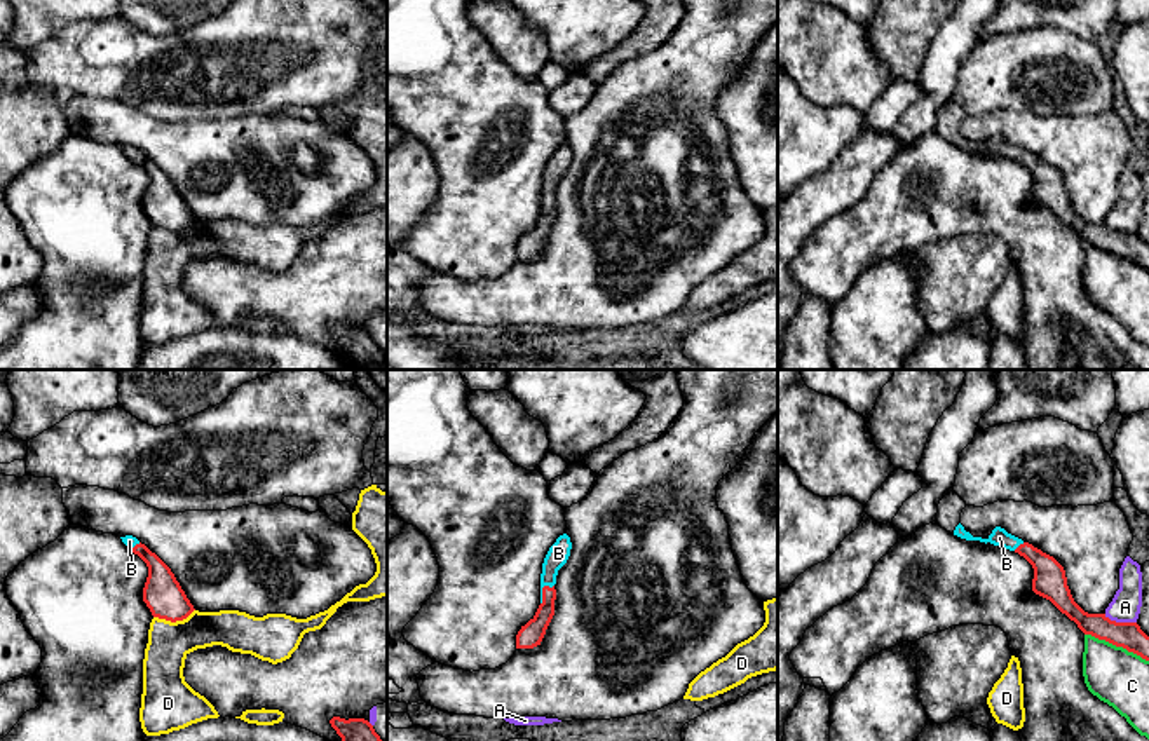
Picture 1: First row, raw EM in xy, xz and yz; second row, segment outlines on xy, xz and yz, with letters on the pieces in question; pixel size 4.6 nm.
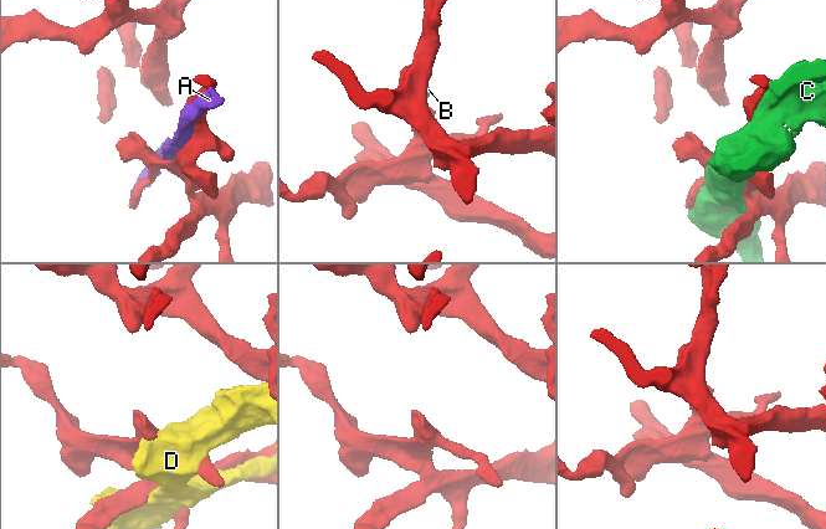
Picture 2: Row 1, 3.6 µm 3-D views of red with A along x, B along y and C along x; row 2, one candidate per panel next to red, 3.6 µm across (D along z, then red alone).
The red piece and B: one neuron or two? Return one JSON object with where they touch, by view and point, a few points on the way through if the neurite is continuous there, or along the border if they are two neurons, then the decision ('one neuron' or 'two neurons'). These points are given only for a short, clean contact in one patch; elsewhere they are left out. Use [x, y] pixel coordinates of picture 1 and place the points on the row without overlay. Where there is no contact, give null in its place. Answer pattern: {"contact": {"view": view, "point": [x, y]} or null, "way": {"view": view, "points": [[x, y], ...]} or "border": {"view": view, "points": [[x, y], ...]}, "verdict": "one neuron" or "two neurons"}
{"contact": {"view": "xz", "point": [543, 201]}, "way": {"view": "xz", "points": [[530, 244], [544, 224], [543, 201], [550, 176], [558, 163]]}, "verdict": "one neuron"}

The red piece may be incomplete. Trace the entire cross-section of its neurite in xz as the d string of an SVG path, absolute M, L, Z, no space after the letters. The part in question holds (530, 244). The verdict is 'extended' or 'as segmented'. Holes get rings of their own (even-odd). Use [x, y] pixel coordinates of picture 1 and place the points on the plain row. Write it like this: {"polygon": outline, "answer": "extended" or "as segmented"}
{"polygon": "M567 143L560 145L549 157L541 183L541 214L535 225L518 241L516 258L534 258L541 255L546 239L554 225L556 185L558 180L567 173L570 159L572 152Z", "answer": "extended"}

